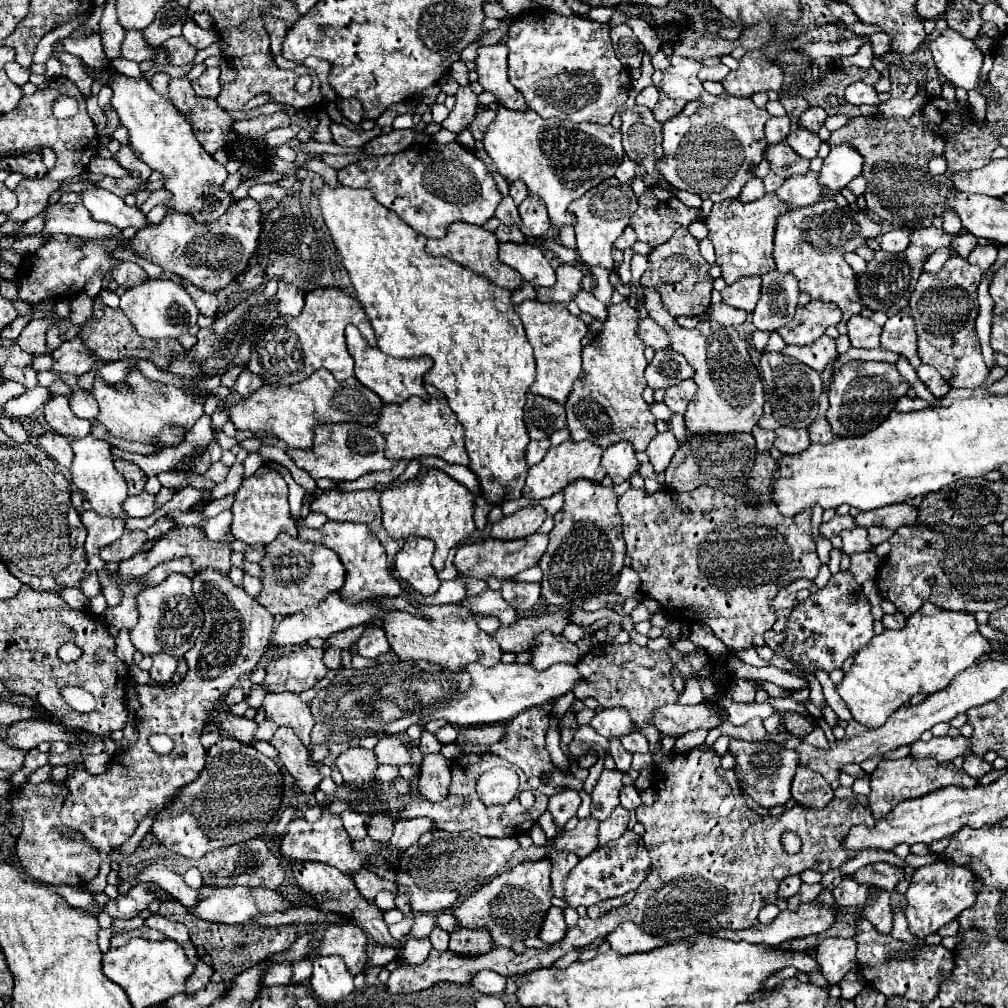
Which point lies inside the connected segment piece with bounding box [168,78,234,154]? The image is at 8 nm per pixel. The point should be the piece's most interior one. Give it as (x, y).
(210, 123)

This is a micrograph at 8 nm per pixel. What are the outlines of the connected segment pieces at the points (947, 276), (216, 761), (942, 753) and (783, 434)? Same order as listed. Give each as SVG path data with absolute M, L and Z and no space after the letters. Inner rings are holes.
M952 256L936 274L928 272L922 274L910 298L910 316L916 322L916 334L918 334L918 358L924 364L934 366L952 388L980 388L990 372L982 360L978 336L974 330L974 320L978 316L978 310L974 308L966 312L966 300L976 300L980 280L982 280L982 270L978 266L972 266L960 256Z
M224 736L208 750L206 768L198 774L198 780L182 788L182 796L174 800L174 808L168 808L168 812L154 818L152 834L162 846L188 860L198 860L214 848L260 836L280 808L284 792L282 780L274 760L252 746Z
M940 736L928 742L918 740L910 746L912 758L936 758L942 762L952 762L956 756L964 756L966 752L968 752L968 740L964 736L958 738Z
M776 428L776 440L774 446L782 452L782 454L796 454L796 452L804 452L810 446L808 440L808 430L792 430L792 428Z

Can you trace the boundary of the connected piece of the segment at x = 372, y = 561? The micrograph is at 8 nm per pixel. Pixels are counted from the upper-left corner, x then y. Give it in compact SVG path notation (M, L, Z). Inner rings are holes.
M329 520L328 524L318 530L298 524L298 538L306 540L306 542L314 542L314 544L324 544L340 556L340 562L346 568L346 582L340 588L340 596L342 596L342 600L348 600L348 604L362 604L368 600L382 600L382 598L396 598L396 596L410 600L408 592L400 586L400 578L396 578L392 574L394 566L388 564L384 546L368 530L366 524Z

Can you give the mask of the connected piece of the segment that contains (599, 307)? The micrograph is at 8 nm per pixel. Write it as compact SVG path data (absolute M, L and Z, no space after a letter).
M580 290L580 292L574 294L572 300L578 304L578 308L580 308L582 312L592 314L592 316L594 316L596 320L600 320L600 322L606 322L606 306L604 306L600 300L596 300L592 292Z

